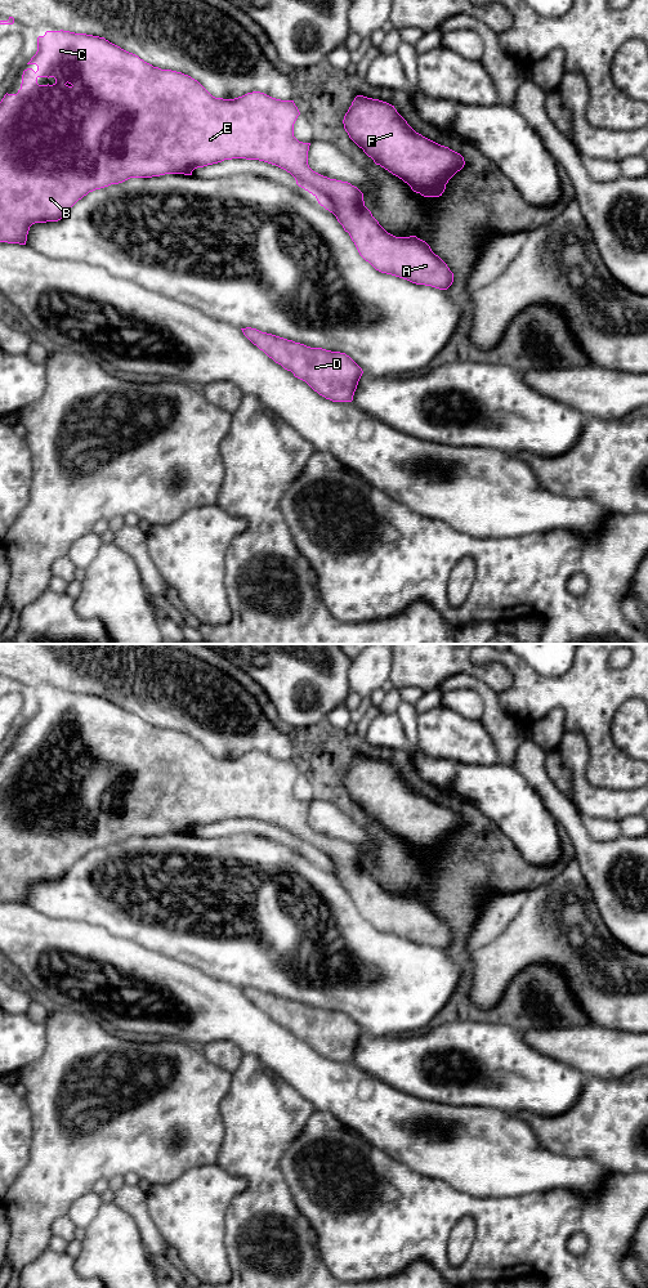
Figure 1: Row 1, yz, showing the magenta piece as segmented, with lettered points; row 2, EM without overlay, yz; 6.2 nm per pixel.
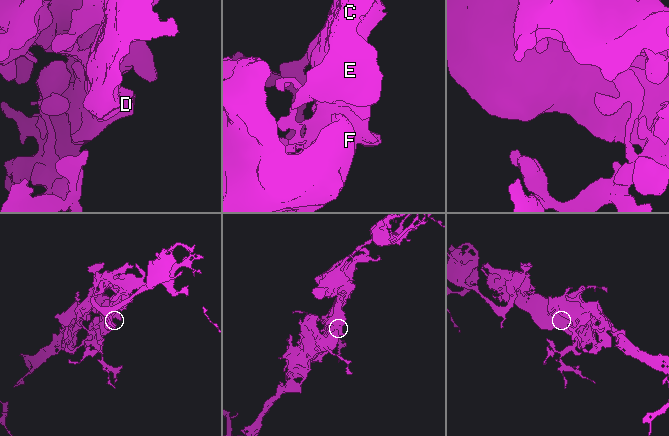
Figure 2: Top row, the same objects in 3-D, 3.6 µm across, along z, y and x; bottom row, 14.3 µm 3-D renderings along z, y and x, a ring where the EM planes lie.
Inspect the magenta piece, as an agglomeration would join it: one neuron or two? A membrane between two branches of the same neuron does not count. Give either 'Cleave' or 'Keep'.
Keep

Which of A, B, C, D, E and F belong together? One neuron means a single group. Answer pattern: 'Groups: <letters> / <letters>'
Groups: A B C D E F

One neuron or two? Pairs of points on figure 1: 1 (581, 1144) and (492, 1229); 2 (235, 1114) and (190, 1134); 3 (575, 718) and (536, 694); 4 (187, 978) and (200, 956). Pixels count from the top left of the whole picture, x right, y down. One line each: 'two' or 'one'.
1: two
2: two
3: one
4: two

